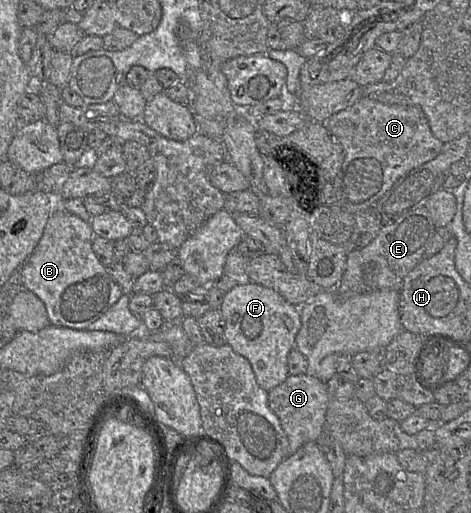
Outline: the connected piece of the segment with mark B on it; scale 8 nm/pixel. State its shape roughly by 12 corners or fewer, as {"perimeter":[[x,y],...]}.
{"perimeter":[[56,206],[21,267],[51,325],[87,330],[123,292],[90,223]]}

